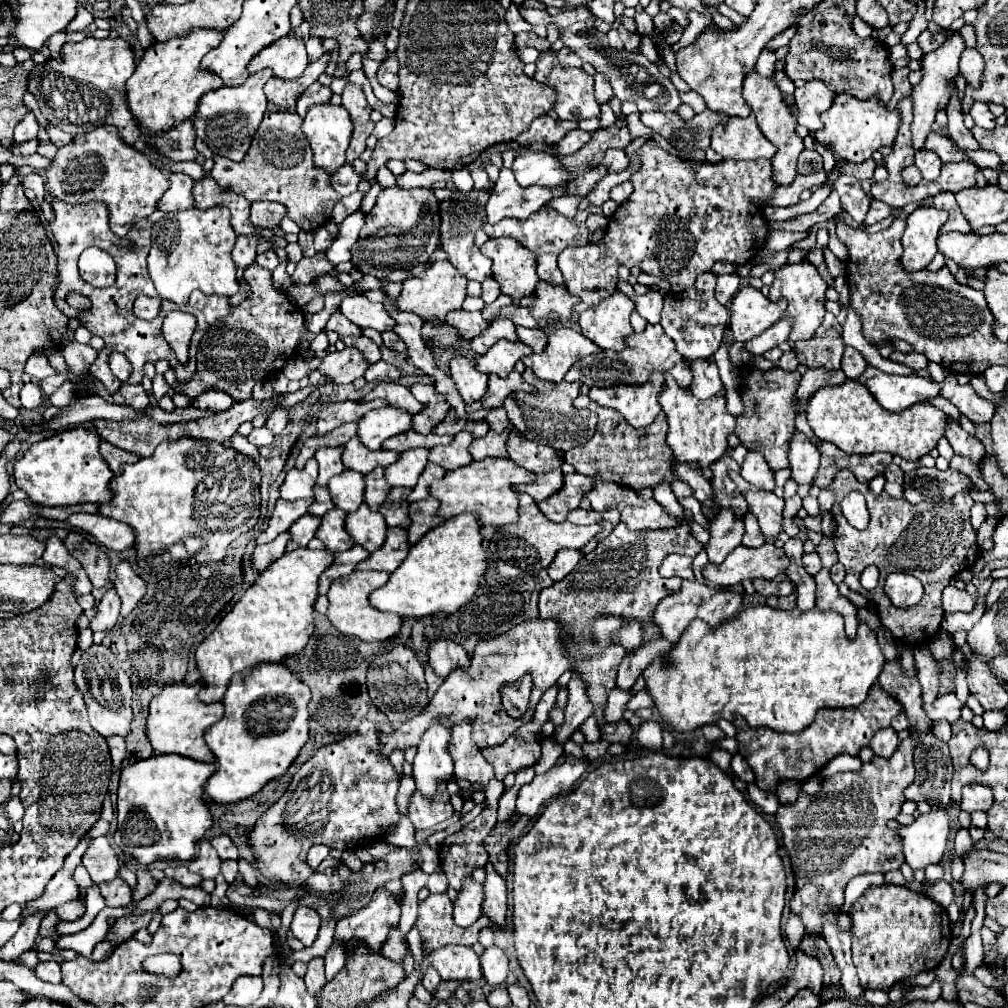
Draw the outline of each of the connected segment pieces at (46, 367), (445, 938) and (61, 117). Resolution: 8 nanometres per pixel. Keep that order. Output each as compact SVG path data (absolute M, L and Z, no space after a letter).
M38 354L30 356L30 360L26 362L26 374L32 374L34 378L46 378L54 374L54 368L48 364L48 358L44 354Z
M430 894L420 902L416 926L428 948L442 946L474 946L478 942L478 932L484 926L490 926L490 920L482 916L478 924L470 928L458 928L452 920L452 902L446 894Z
M88 36L86 40L82 42L66 42L60 50L60 56L58 58L48 58L44 64L36 64L34 70L30 72L28 76L28 92L34 94L34 98L38 100L38 106L40 106L40 112L42 116L58 126L60 130L68 132L68 134L86 134L98 126L104 126L104 124L114 124L118 128L118 134L120 134L120 140L128 146L132 146L138 138L140 138L140 130L128 110L128 104L126 104L126 80L132 76L136 64L134 64L134 54L132 54L132 48L128 42L124 42L122 38L106 38L106 40L96 40L92 36Z

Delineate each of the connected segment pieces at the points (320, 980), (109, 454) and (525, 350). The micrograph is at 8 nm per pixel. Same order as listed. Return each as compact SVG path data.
M316 958L312 962L308 962L308 972L304 976L304 982L306 982L306 988L308 992L314 996L320 988L324 988L326 980L324 980L324 960L322 958Z
M104 440L100 442L100 452L104 456L104 460L108 462L110 470L120 476L122 474L122 464L132 464L138 460L138 456L132 456L130 452L122 452L118 448L112 448L112 444L106 444Z
M500 340L498 344L494 344L494 348L490 348L490 352L486 352L486 356L480 356L476 360L476 368L480 372L498 374L500 378L506 378L510 370L514 370L514 364L530 354L532 350L522 342Z

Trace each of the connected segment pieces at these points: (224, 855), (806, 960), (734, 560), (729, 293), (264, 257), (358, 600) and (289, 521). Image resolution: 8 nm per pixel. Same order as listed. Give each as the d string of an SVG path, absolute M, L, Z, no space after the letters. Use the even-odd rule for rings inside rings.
M226 834L214 836L214 838L210 840L210 844L216 848L220 860L238 860L238 850L236 850L234 842L232 842Z
M804 952L796 954L796 964L792 972L788 974L790 980L800 980L800 990L810 988L814 994L820 994L822 990L822 966L814 956L808 956Z
M766 542L764 546L752 550L740 544L730 552L730 556L726 556L722 564L708 562L702 568L702 574L710 584L726 588L740 584L742 580L754 580L754 578L772 580L786 568L788 560L784 550L778 544Z
M724 274L718 276L718 284L716 284L716 300L724 306L728 306L728 302L734 298L734 294L740 288L740 276L738 274Z
M264 252L264 254L258 254L258 258L256 258L256 262L262 266L262 268L266 268L266 270L274 270L278 264L280 264L280 260L278 260L278 256L276 256L276 252Z
M354 570L350 576L334 580L334 584L328 590L328 600L330 600L328 618L334 624L334 628L338 628L344 634L358 636L364 642L394 638L402 628L402 616L380 612L380 610L372 608L372 604L368 602L368 596L372 594L372 590L384 586L388 582L388 578L390 578L388 572L372 572L372 570L370 572L360 572L360 570Z
M306 498L306 500L278 500L276 502L276 508L274 508L274 514L268 522L268 528L258 536L258 544L262 542L272 542L278 534L286 532L298 518L302 518L306 512L308 512L308 506L312 504L312 498Z

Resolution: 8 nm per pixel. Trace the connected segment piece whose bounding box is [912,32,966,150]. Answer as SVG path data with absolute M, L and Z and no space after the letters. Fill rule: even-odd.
M954 32L950 38L946 38L946 42L942 44L942 48L934 50L934 52L928 52L924 58L922 58L922 80L912 88L912 100L914 100L914 120L912 120L912 144L916 150L922 148L926 136L932 132L932 124L934 124L934 116L938 110L946 108L944 104L948 104L950 96L952 96L952 90L950 86L956 82L956 76L958 76L958 60L960 60L960 54L962 50L966 48L964 44L964 38Z

